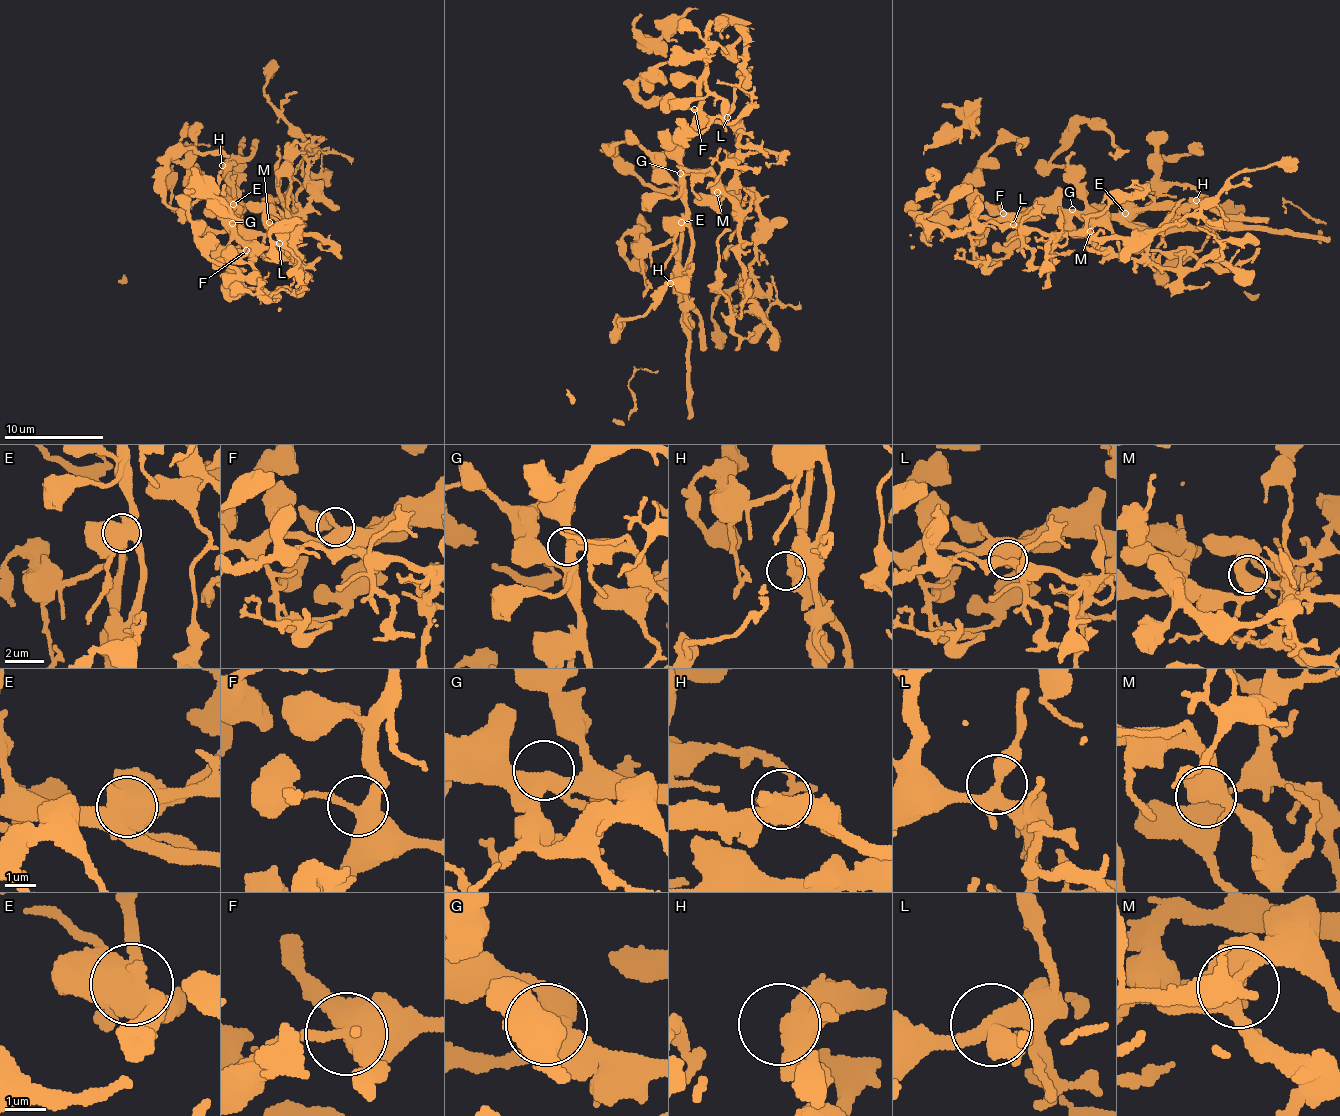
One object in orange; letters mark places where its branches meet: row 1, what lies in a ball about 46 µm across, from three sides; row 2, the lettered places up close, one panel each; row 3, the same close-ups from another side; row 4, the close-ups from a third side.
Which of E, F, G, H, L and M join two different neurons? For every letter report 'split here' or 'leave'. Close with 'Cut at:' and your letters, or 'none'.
E: split here
F: leave
G: leave
H: leave
L: leave
M: leave
Cut at: E

